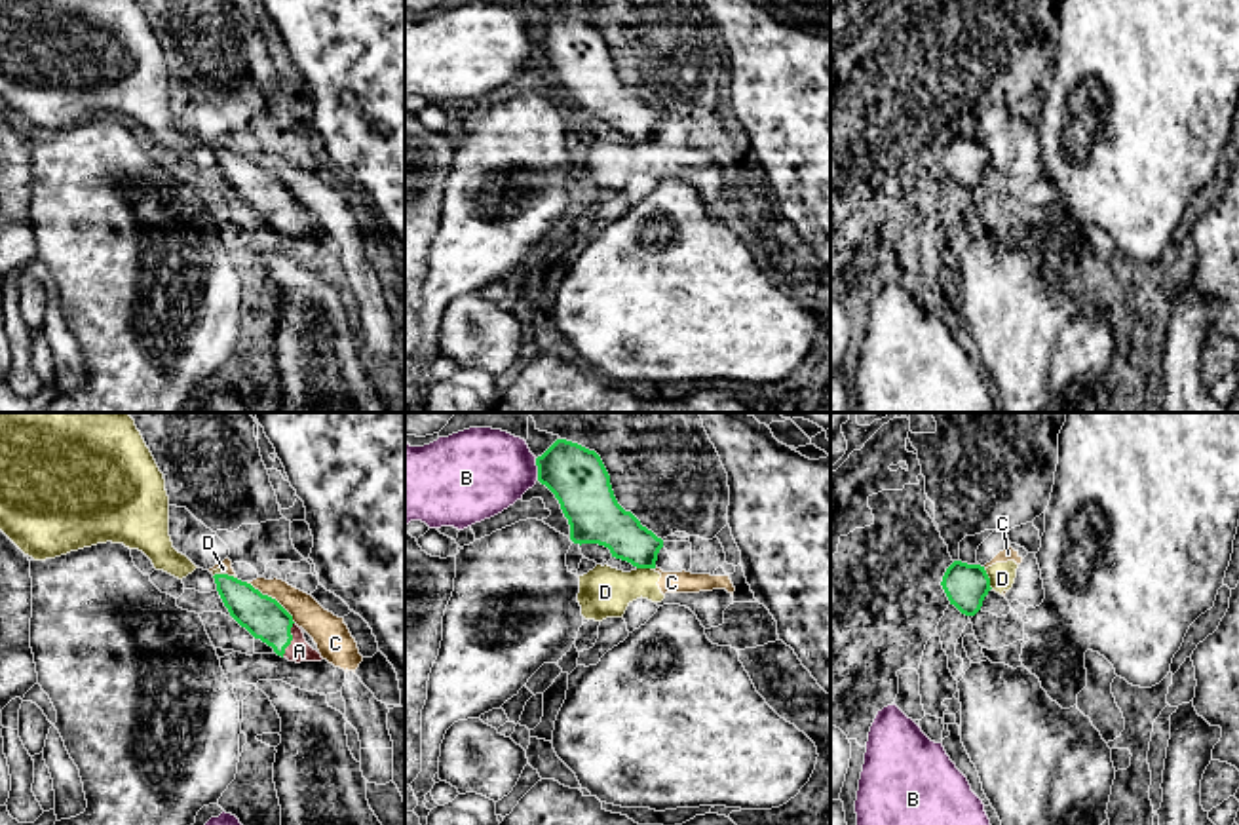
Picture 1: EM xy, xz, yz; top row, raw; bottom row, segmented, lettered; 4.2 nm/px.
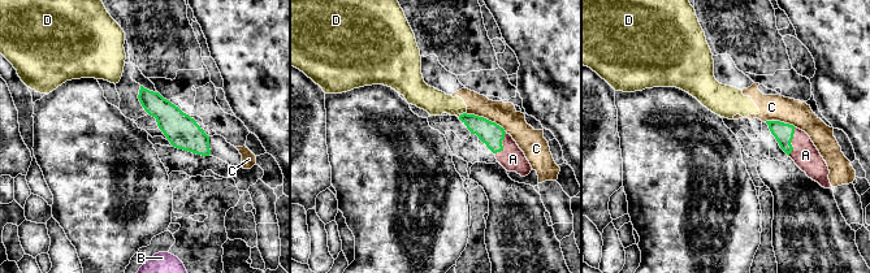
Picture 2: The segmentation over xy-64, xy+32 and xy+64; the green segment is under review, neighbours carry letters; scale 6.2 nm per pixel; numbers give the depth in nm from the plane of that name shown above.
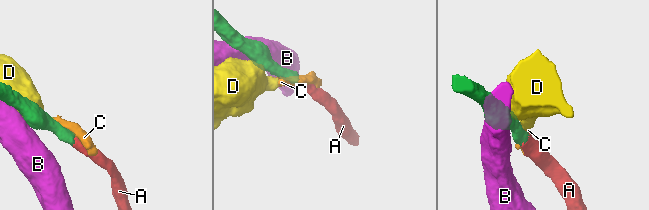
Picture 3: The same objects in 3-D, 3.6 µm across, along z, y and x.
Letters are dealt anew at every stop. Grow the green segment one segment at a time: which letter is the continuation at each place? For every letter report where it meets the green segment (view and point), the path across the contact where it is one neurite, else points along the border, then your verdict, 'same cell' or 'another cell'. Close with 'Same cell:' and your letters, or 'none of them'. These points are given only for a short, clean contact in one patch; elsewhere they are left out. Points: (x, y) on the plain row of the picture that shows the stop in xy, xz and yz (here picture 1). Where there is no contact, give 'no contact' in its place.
A: contact xy (291, 213); way xy (265, 192), (291, 213), (299, 225); same cell
B: contact xz (538, 44); border xz (534, 33), (538, 54); another cell
C: contact xy (270, 172); border xy (246, 156), (270, 170), (295, 196); another cell
D: contact yz (989, 153); border yz (983, 143), (992, 162); another cell
Same cell: A

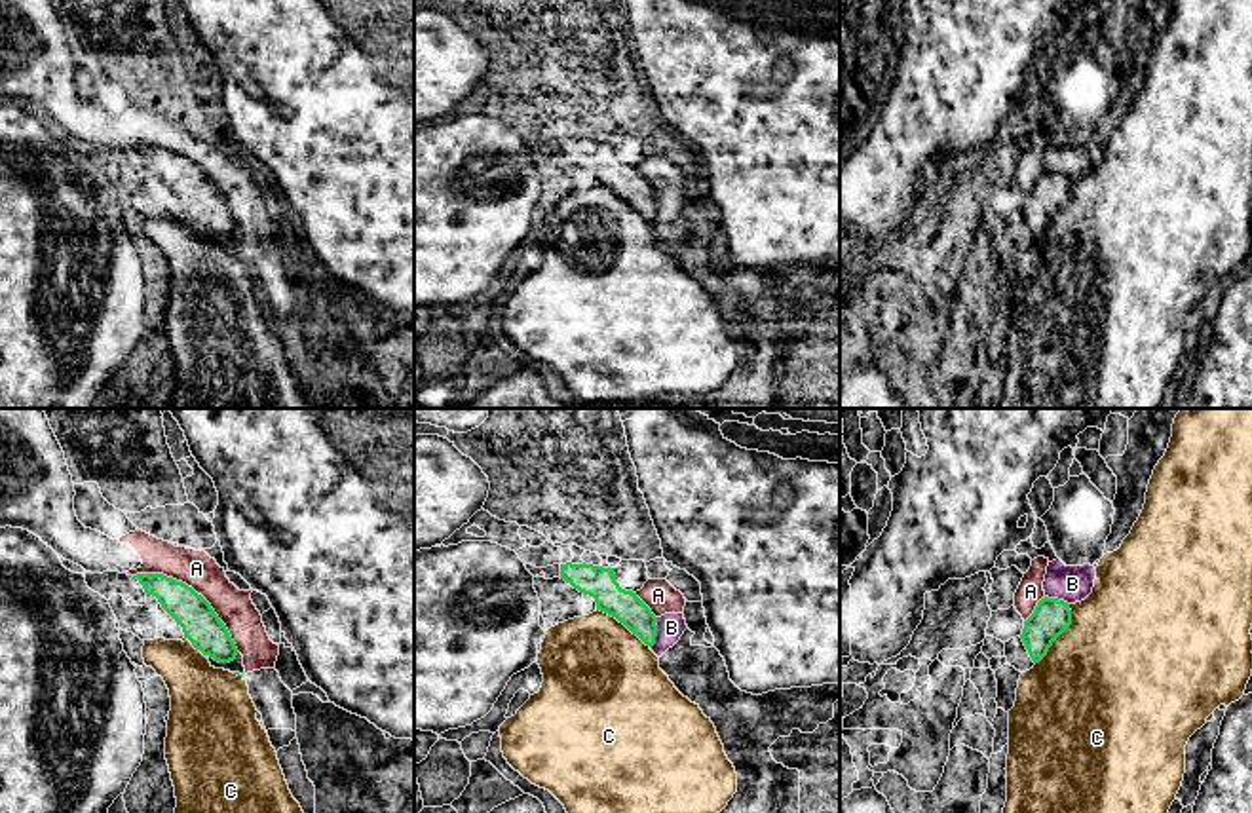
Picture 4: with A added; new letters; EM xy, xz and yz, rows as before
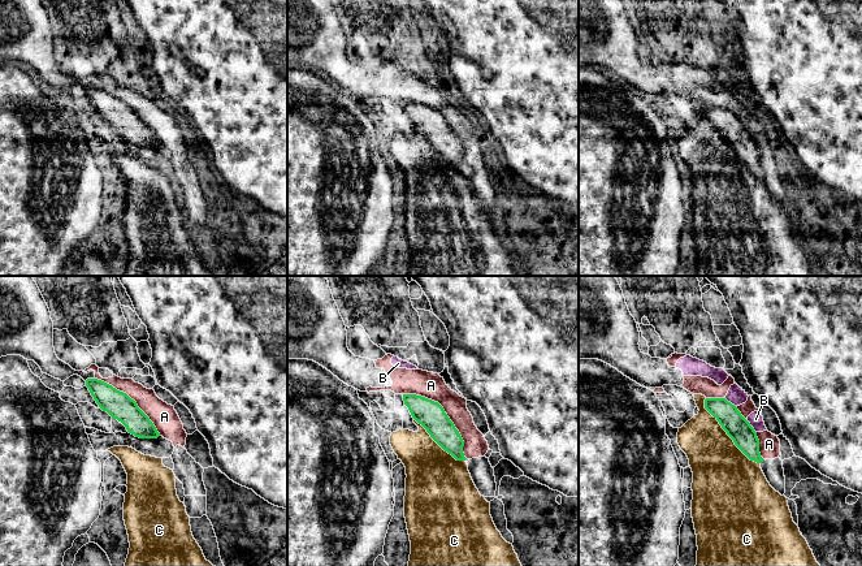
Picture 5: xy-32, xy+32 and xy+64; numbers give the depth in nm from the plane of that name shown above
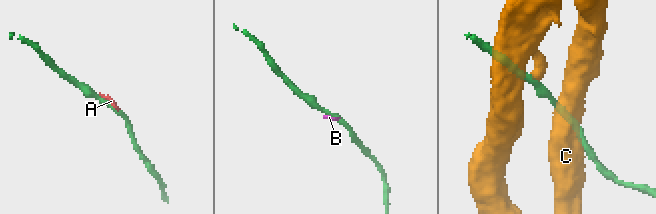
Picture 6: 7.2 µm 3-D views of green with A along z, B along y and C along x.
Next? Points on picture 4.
A: contact xy (194, 166); another cell
B: contact xz (656, 207); border xz (658, 192), (656, 217), (650, 223); another cell
C: contact yz (1061, 207); another cell
Same cell: none of them

